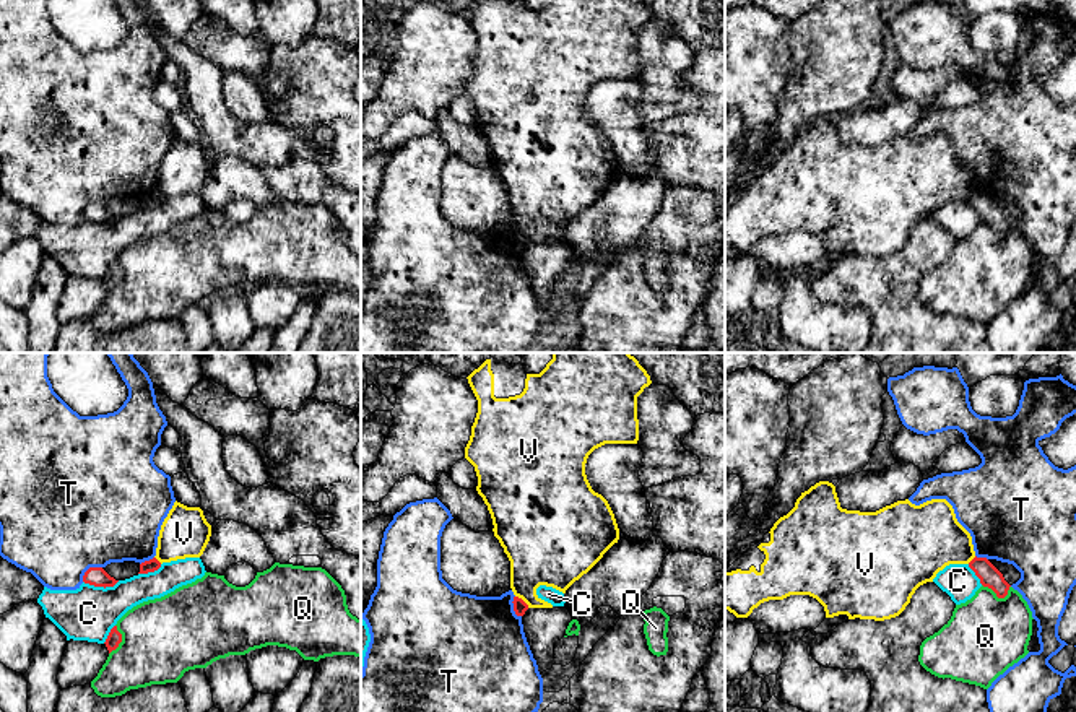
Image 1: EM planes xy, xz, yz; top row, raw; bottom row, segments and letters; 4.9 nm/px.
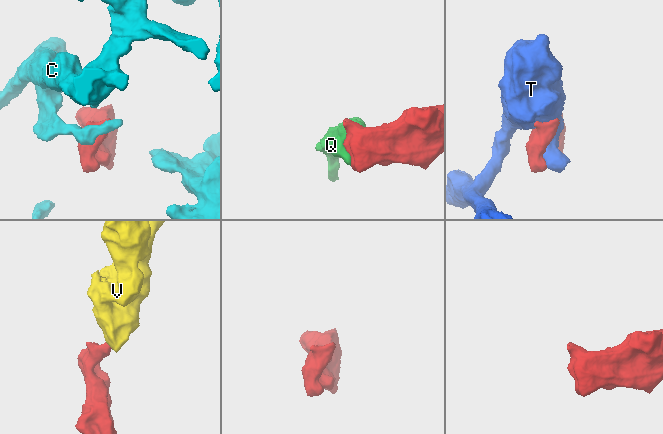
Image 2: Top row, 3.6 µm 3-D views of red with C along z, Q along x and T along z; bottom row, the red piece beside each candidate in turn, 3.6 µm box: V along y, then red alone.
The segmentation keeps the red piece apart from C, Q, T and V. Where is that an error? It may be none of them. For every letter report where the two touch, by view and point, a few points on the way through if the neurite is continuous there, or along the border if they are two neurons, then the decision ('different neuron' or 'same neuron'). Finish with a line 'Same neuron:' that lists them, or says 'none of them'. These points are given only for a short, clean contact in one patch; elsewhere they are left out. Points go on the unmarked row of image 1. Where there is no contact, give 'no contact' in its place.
C: xy (101, 221) | different neuron
Q: yz (997, 231) | different neuron
T: xy (88, 205) | different neuron
V: xz (522, 236) | along xz (516, 231), (529, 243) | different neuron
Same neuron: none of them

